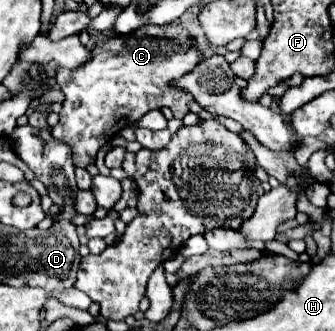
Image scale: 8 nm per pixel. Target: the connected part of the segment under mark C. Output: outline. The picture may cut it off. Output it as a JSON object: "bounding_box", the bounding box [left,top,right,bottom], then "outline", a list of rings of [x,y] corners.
{"bounding_box":[51,24,203,168],"outline":[[[167,24],[167,26],[145,26],[139,30],[133,30],[131,34],[111,34],[101,36],[97,44],[91,50],[91,60],[81,64],[75,70],[57,68],[55,70],[55,82],[65,94],[61,120],[55,128],[51,128],[51,136],[59,142],[65,142],[73,152],[73,162],[79,168],[87,168],[95,162],[95,156],[99,148],[103,148],[115,134],[125,130],[127,126],[133,126],[141,116],[145,116],[149,110],[161,110],[171,108],[175,118],[183,118],[189,112],[189,104],[193,104],[193,96],[187,90],[181,90],[175,86],[179,78],[189,74],[197,68],[197,64],[203,60],[203,54],[197,50],[195,38],[187,32],[183,24]]]}

